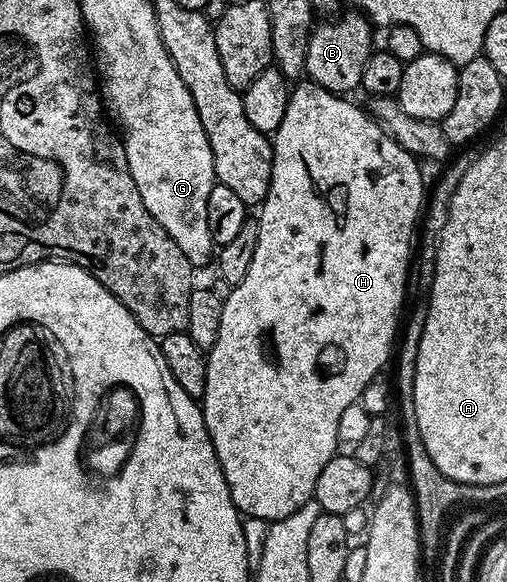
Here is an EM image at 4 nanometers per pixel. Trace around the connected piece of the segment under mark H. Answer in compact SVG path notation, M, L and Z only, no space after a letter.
M303 79L298 82L296 89L292 88L287 95L287 106L285 107L285 119L281 119L281 127L277 127L277 131L273 135L273 148L271 151L271 182L269 183L269 191L267 198L263 200L261 208L258 210L257 220L259 223L259 234L257 235L257 251L253 251L253 264L249 267L245 279L241 279L241 283L233 286L231 294L226 297L221 311L221 331L217 331L217 343L213 343L213 347L207 353L207 378L205 379L205 391L201 398L201 408L203 410L203 418L205 419L205 427L209 431L209 439L213 443L213 447L217 451L217 459L223 468L223 474L227 480L227 486L231 491L231 498L240 514L244 518L256 517L266 523L280 521L285 519L285 515L293 515L293 511L297 505L303 504L305 499L314 498L315 488L317 487L317 478L321 476L321 471L325 471L325 463L329 463L337 455L335 449L339 445L339 424L343 421L343 416L347 413L347 408L358 402L359 396L365 391L365 387L370 381L380 376L384 372L383 368L387 365L387 360L392 360L393 350L396 348L395 332L401 329L401 321L399 325L399 312L403 309L403 296L407 293L407 268L411 265L411 251L413 255L413 245L411 249L411 240L416 240L417 226L421 221L421 214L425 209L425 189L423 193L423 173L419 170L420 162L409 151L405 151L405 147L401 147L391 138L390 133L375 120L374 116L366 108L363 109L359 105L354 105L351 99L338 93L331 93L325 87L321 87L310 79Z

